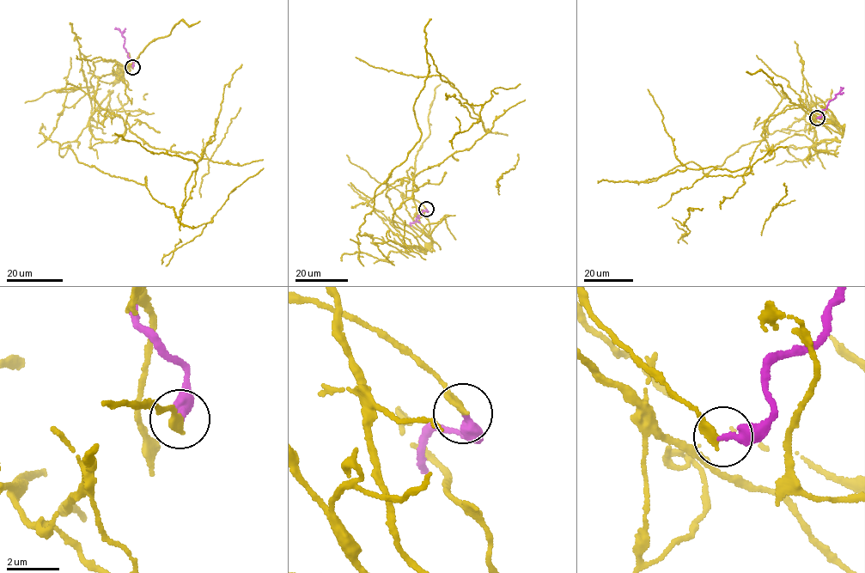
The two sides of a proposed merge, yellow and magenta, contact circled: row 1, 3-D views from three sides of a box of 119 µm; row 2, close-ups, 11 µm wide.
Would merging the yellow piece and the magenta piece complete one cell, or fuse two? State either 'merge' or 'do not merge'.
do not merge

